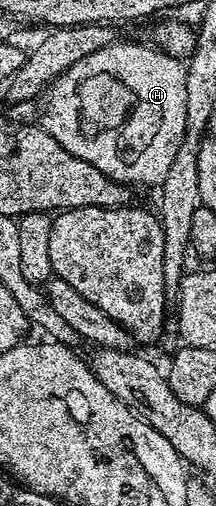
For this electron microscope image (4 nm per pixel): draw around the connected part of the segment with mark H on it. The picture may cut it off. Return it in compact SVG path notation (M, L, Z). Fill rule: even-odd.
M120 41L78 59L66 72L48 82L42 93L44 101L44 129L70 155L86 159L102 175L123 185L154 185L160 187L166 179L170 163L178 154L186 127L186 65L179 57L172 57L163 49L148 45L135 45L132 41ZM124 125L124 141L116 141L115 133Z

